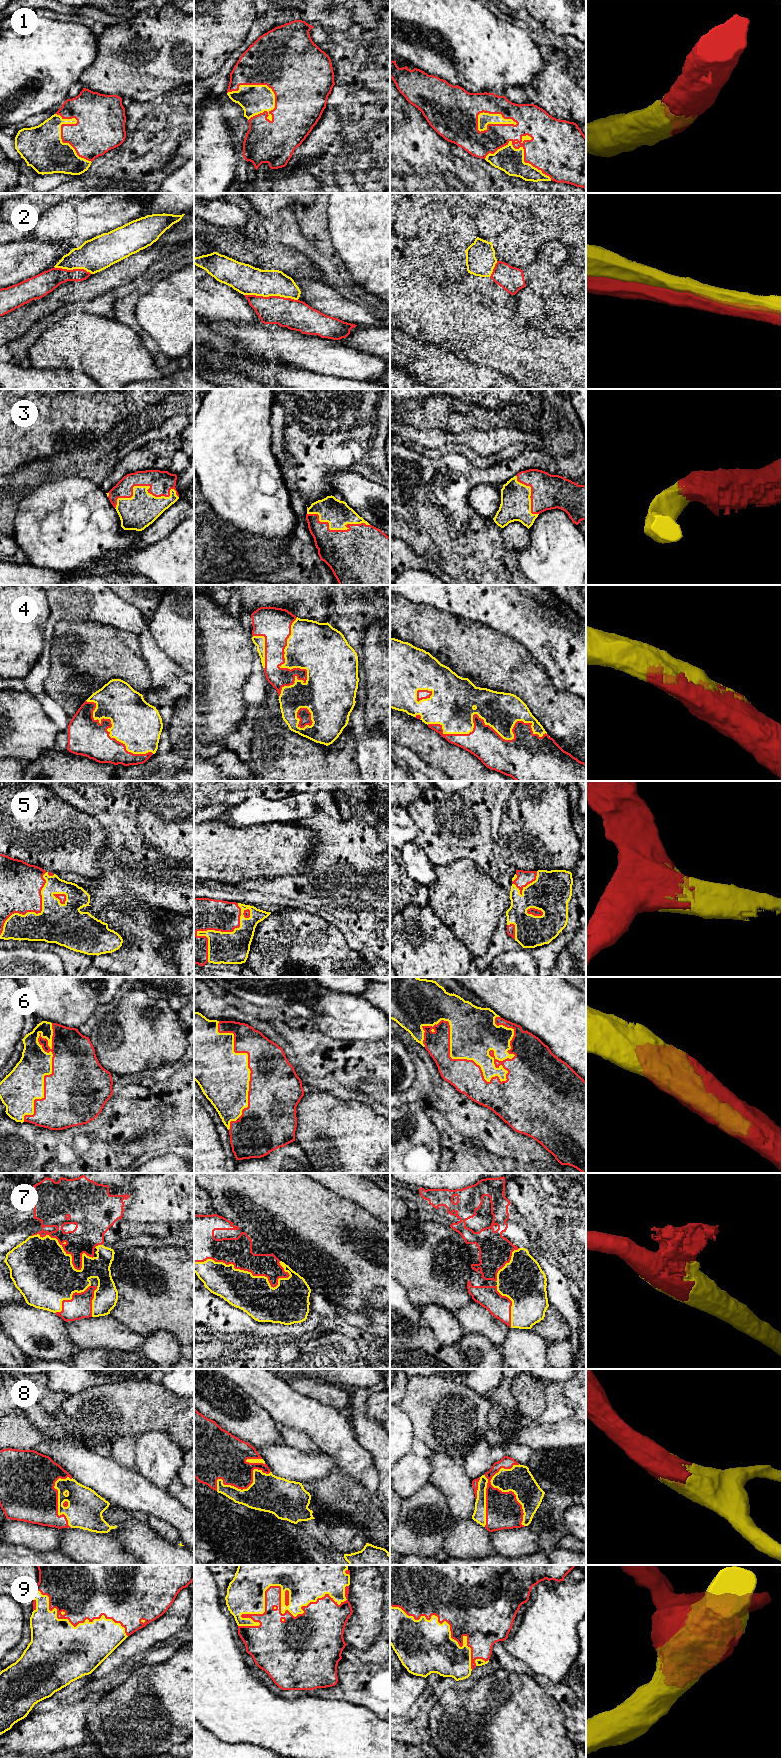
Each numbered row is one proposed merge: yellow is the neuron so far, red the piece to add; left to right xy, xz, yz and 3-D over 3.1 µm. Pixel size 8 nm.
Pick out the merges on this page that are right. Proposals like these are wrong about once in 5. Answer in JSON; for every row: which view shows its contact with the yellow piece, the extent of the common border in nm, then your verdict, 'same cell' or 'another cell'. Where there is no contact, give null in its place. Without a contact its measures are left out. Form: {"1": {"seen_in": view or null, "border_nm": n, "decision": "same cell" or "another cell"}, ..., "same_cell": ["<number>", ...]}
{"1": {"seen_in": "xz", "border_nm": 440, "decision": "same cell"}, "2": {"seen_in": "xz", "border_nm": 440, "decision": "another cell"}, "3": {"seen_in": "xy", "border_nm": 500, "decision": "same cell"}, "4": {"seen_in": "yz", "border_nm": 950, "decision": "same cell"}, "5": {"seen_in": "xz", "border_nm": 550, "decision": "same cell"}, "6": {"seen_in": "yz", "border_nm": 800, "decision": "same cell"}, "7": {"seen_in": "xz", "border_nm": 800, "decision": "same cell"}, "8": {"seen_in": "yz", "border_nm": 550, "decision": "same cell"}, "9": {"seen_in": "xz", "border_nm": 950, "decision": "same cell"}, "same_cell": ["1", "3", "4", "5", "6", "7", "8", "9"]}

